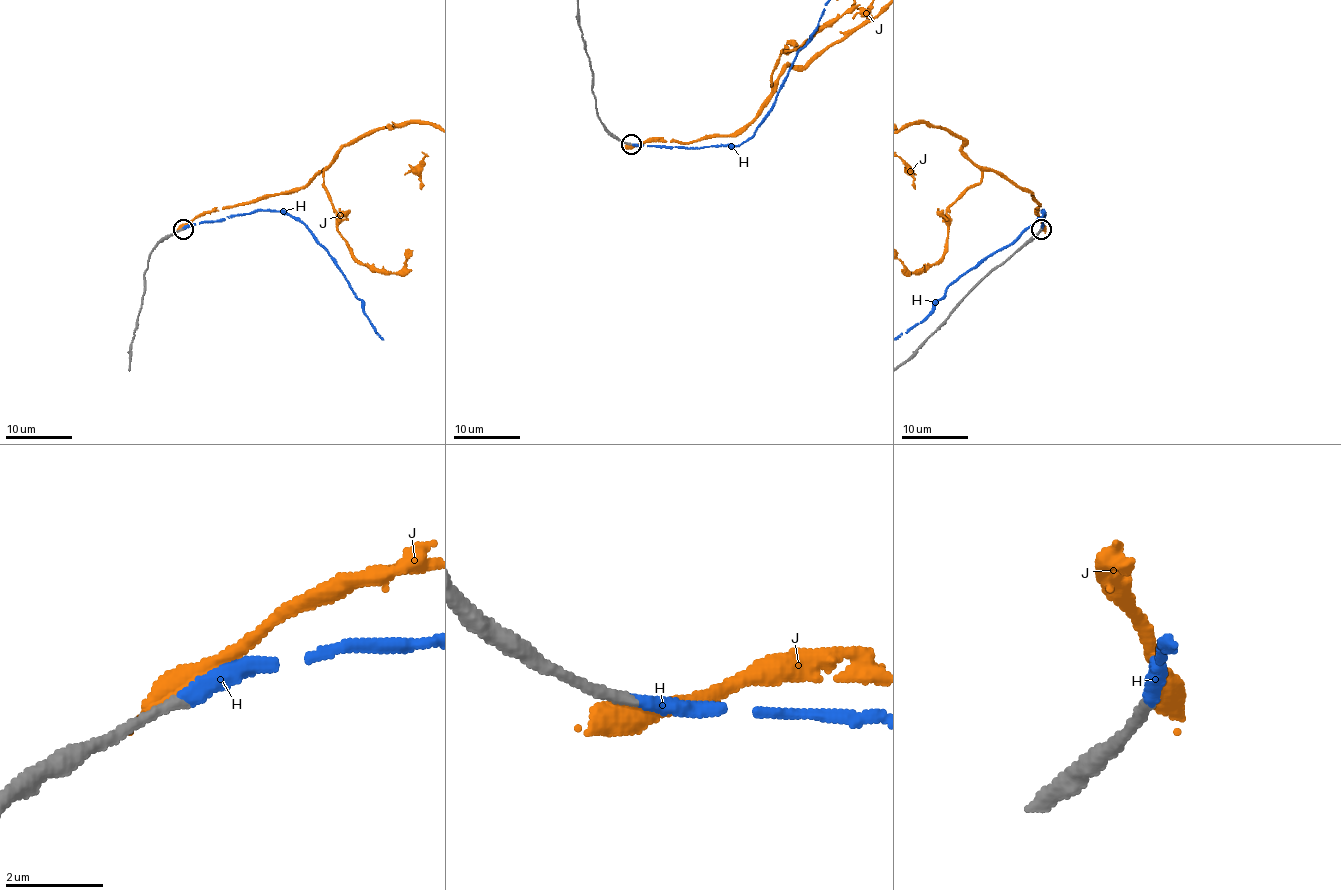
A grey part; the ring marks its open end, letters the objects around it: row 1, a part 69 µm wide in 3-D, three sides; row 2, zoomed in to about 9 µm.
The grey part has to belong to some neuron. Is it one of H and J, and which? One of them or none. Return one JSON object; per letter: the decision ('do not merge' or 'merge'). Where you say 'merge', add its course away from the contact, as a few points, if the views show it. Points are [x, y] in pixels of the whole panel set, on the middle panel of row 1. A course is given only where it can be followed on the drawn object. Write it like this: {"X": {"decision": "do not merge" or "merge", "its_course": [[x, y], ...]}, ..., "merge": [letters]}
{"H": {"decision": "merge"}, "J": {"decision": "do not merge"}, "merge": ["H"]}

